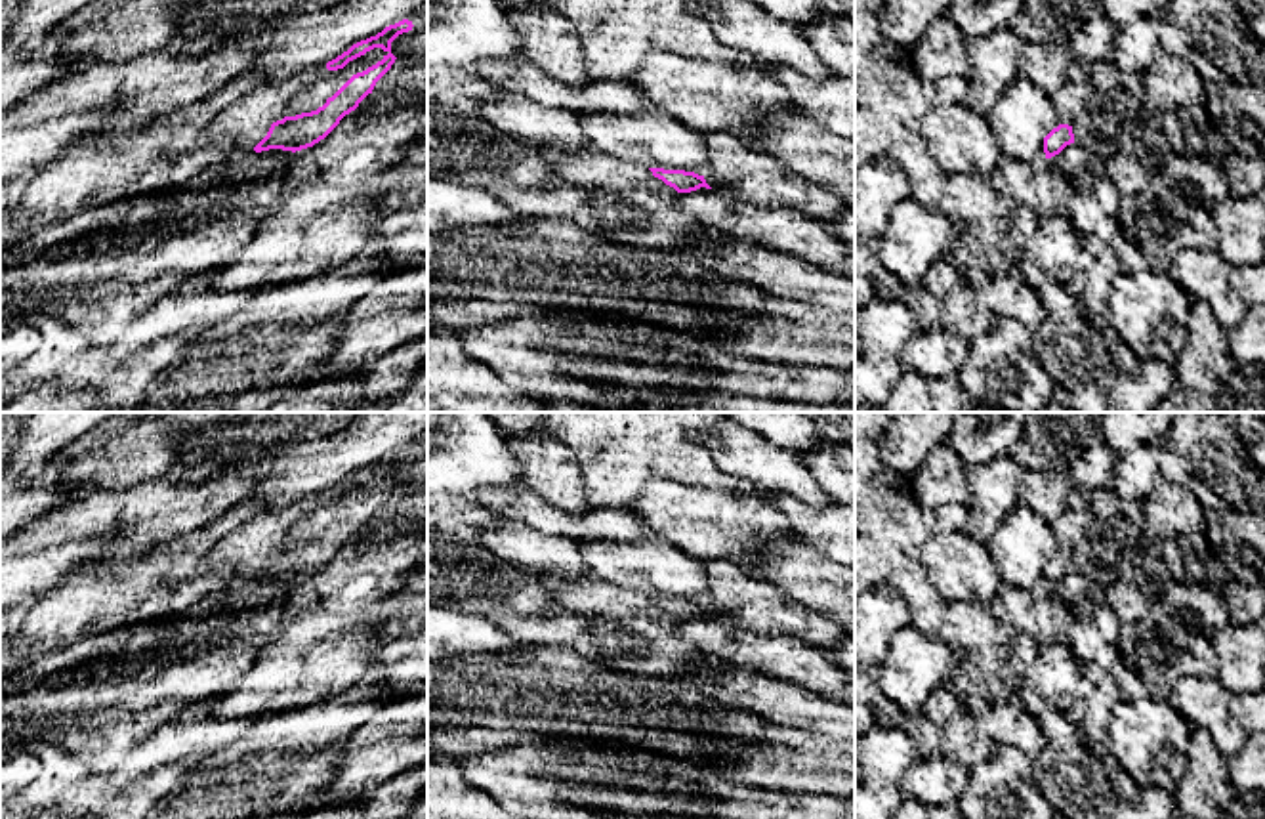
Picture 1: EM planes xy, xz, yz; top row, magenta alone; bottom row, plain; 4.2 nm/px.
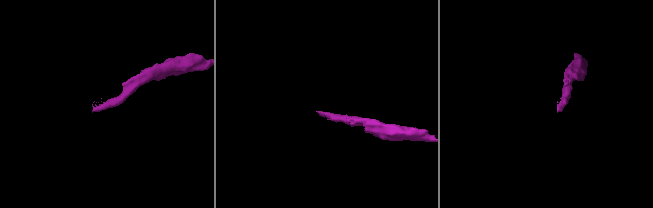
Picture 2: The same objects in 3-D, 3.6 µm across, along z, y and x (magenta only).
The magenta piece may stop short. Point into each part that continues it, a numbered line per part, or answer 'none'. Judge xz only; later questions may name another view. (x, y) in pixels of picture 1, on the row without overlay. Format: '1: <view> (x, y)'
1: xz (588, 594)

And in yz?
none

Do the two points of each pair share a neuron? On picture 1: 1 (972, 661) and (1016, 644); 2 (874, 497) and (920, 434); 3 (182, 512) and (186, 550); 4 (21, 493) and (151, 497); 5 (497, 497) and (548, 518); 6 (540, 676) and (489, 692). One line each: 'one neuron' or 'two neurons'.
1: one neuron
2: two neurons
3: two neurons
4: two neurons
5: one neuron
6: one neuron

